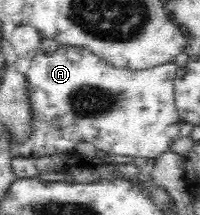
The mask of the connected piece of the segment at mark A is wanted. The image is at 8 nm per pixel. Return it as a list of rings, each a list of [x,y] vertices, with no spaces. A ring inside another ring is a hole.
[[[61,45],[53,53],[47,54],[40,51],[31,62],[29,71],[26,73],[28,78],[28,91],[32,102],[32,109],[34,112],[34,123],[36,124],[32,139],[26,142],[20,148],[20,156],[25,158],[41,158],[46,156],[55,157],[55,155],[62,154],[65,151],[73,150],[80,143],[90,143],[95,147],[98,153],[104,152],[111,154],[117,159],[130,160],[135,157],[145,159],[155,159],[160,157],[169,149],[173,141],[179,136],[179,123],[181,123],[179,114],[174,105],[174,82],[176,79],[176,71],[179,67],[173,63],[165,63],[165,65],[158,65],[151,69],[141,69],[139,71],[129,71],[128,69],[117,69],[103,61],[97,54],[94,54],[90,49],[78,48],[74,49],[70,46]]]

